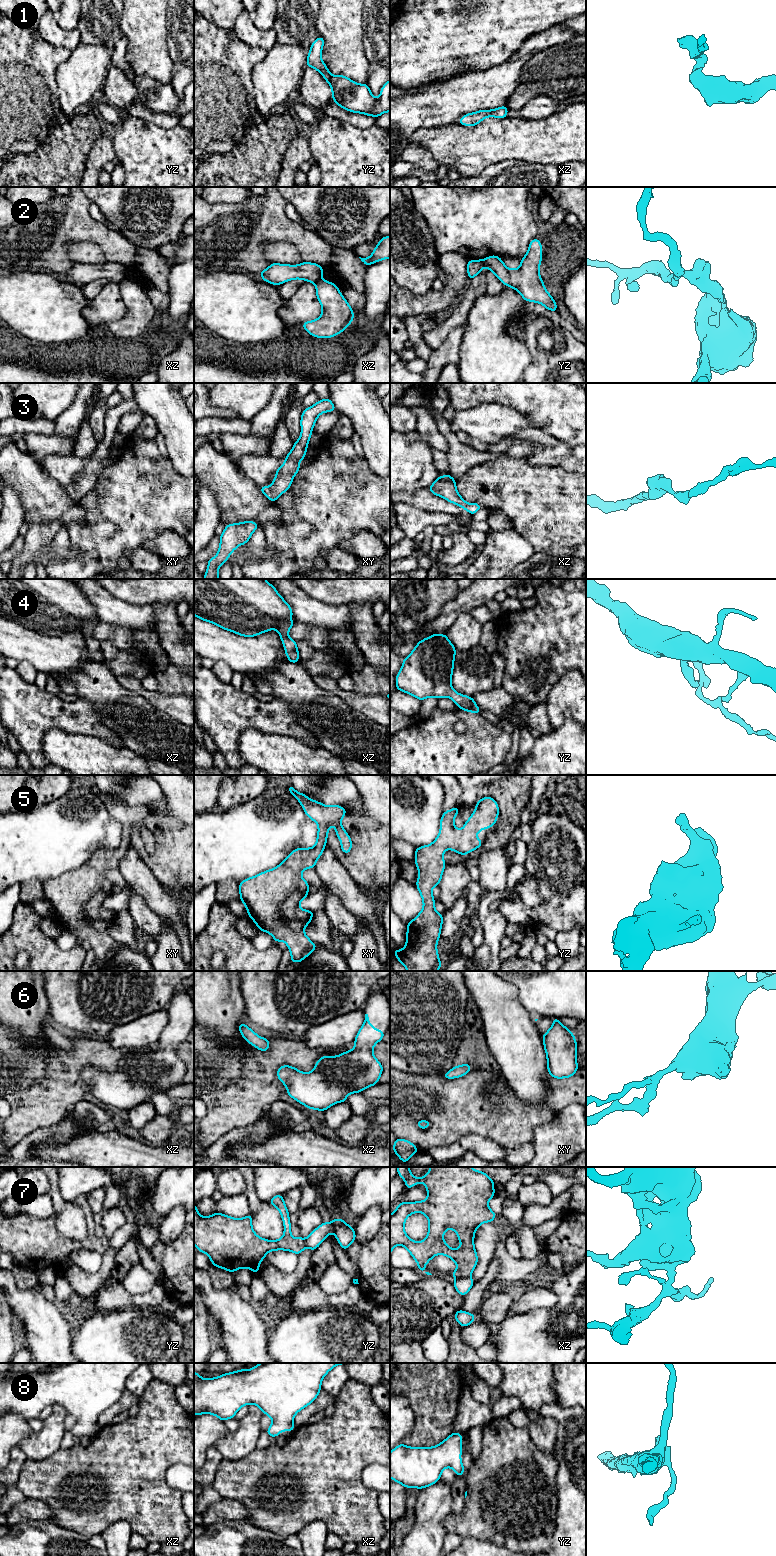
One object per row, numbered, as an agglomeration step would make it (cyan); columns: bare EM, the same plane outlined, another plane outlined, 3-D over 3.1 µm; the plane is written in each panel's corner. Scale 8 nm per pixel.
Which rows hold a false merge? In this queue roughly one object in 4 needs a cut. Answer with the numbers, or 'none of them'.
2, 7

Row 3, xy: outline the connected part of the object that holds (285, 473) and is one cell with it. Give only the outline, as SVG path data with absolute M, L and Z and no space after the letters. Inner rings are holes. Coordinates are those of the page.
M329 398L319 400L313 406L303 410L300 421L300 438L294 443L292 450L285 457L284 464L277 469L272 485L270 487L259 487L261 492L272 502L275 502L281 494L290 488L294 476L300 469L299 462L305 458L309 439L319 415L335 410L336 408Z

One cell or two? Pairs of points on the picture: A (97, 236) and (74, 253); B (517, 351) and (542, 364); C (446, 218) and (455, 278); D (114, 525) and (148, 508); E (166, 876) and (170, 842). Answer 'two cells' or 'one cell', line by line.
A: two cells
B: two cells
C: two cells
D: one cell
E: one cell

